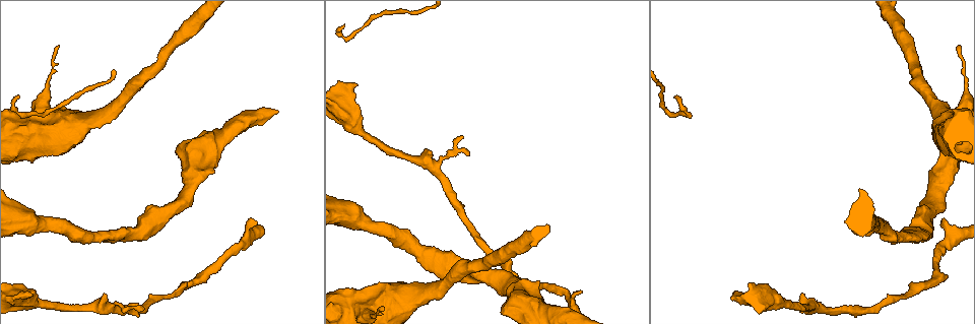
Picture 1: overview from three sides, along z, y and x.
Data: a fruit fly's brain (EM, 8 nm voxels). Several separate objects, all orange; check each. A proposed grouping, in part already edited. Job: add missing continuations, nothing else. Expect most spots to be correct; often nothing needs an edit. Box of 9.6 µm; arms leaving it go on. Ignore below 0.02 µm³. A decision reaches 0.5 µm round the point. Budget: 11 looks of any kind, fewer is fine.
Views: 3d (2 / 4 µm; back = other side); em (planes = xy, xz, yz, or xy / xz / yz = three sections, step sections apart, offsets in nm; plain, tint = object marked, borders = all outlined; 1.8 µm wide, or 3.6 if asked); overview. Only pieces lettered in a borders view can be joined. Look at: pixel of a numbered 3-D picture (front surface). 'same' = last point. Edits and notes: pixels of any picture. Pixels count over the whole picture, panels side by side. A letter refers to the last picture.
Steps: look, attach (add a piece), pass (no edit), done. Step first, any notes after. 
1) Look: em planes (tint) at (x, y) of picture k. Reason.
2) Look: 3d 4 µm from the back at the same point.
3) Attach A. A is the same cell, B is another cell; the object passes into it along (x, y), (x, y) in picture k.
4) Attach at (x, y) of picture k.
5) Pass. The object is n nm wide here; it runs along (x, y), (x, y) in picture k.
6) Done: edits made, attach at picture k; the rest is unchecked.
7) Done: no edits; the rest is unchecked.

Look: em xz step 4 (borders) at (539, 280) of picture 1. Thick end.

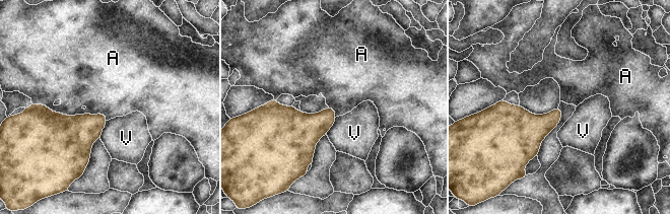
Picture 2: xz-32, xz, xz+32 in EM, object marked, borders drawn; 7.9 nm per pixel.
Pass. A and V are other cells; a border runs along (37, 104), (107, 120) in picture 2; no lettered piece goes on from it.

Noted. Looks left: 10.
Look: em planes (borders) at (469, 154) of picture 1.

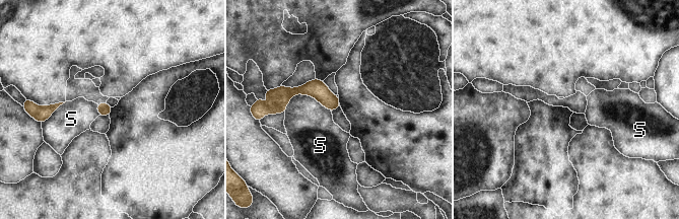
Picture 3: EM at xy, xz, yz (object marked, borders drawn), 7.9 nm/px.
Pass. The object is 100 nm wide here; S is another cell; it runs along (278, 101), (291, 91), (319, 90), (336, 104) in picture 3; no lettered piece goes on from it.

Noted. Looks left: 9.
Look: 3d 4 µm from the back at (941, 220) of picture 1. Branch stops here.

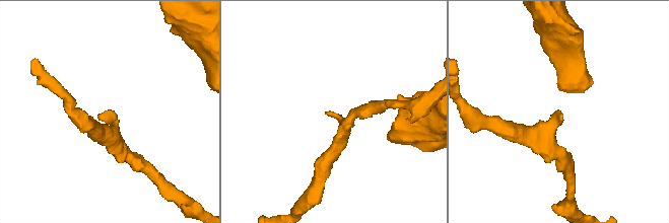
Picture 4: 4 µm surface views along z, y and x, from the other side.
Look: em 3.6 µm yz step 8 (tint) at (326, 114) of picture 4. Need the tissue.

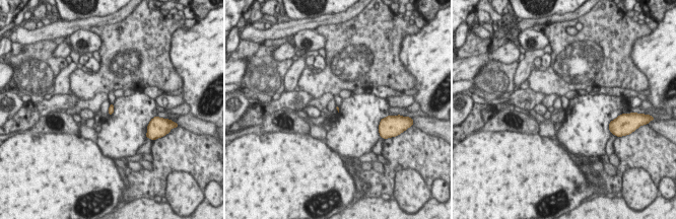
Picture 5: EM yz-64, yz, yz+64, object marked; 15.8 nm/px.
Look: em 3.6 µm xy step 16 (borders) at the same point.

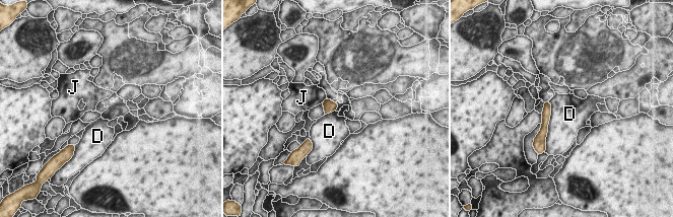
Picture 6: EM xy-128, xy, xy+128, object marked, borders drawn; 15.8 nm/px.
Pass. D and J are other cells; a border runs along (549, 101), (550, 119), (546, 136) in picture 6; no lettered piece goes on from it.

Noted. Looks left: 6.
Look: em planes (borders) at (58, 45) of picture 1. Tapers out.

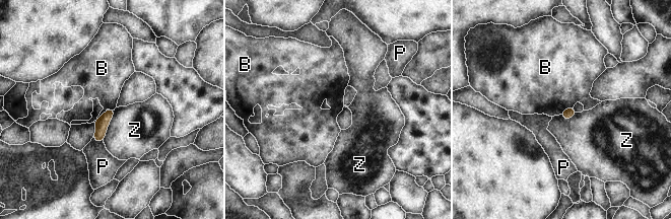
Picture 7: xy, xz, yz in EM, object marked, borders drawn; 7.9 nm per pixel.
Pass. The object is 70 nm wide here; B, P and Z are other cells; a border runs along (573, 107), (566, 107), (560, 114) in picture 7; no lettered piece goes on from it.

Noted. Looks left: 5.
Done: no edits; the rest is unchecked.

